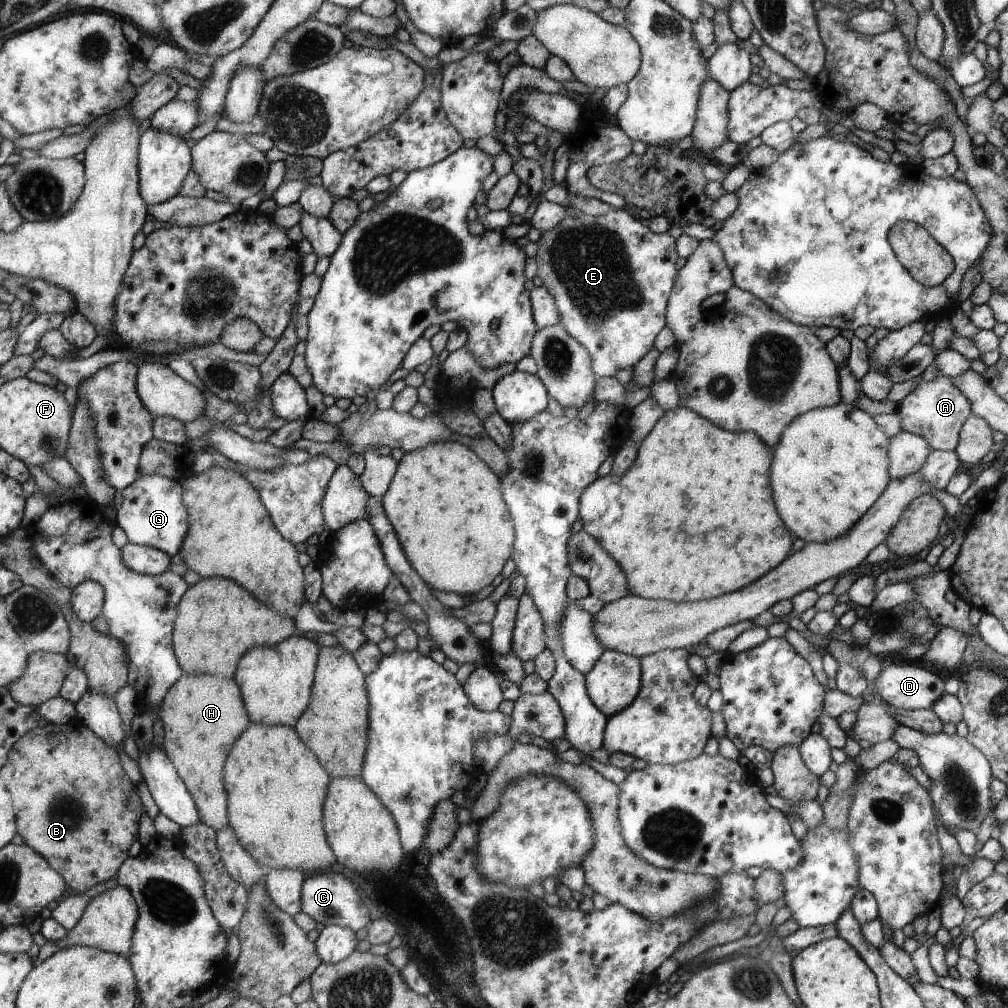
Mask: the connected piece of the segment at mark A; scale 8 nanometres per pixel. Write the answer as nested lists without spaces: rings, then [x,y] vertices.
[[[945,376],[920,382],[897,405],[895,413],[901,418],[901,430],[922,436],[933,451],[954,450],[959,442],[960,428],[971,414],[971,404],[967,397]]]

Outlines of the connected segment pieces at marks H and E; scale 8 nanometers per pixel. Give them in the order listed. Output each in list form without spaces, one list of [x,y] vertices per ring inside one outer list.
[[[209,674],[207,676],[183,676],[177,684],[173,684],[173,688],[169,690],[169,696],[165,696],[164,700],[161,718],[165,722],[167,740],[165,740],[163,748],[176,764],[181,778],[195,797],[202,822],[220,831],[230,824],[228,788],[224,783],[225,762],[227,762],[227,756],[231,754],[235,740],[251,724],[249,712],[243,702],[243,692],[235,680],[227,680],[221,676],[209,676]]]
[[[610,208],[598,217],[567,214],[553,228],[542,231],[535,244],[536,281],[555,298],[559,323],[567,334],[589,353],[593,374],[597,378],[614,378],[617,370],[633,368],[653,346],[655,334],[666,326],[665,304],[678,274],[675,240],[667,231],[654,233],[643,228],[625,210]]]

